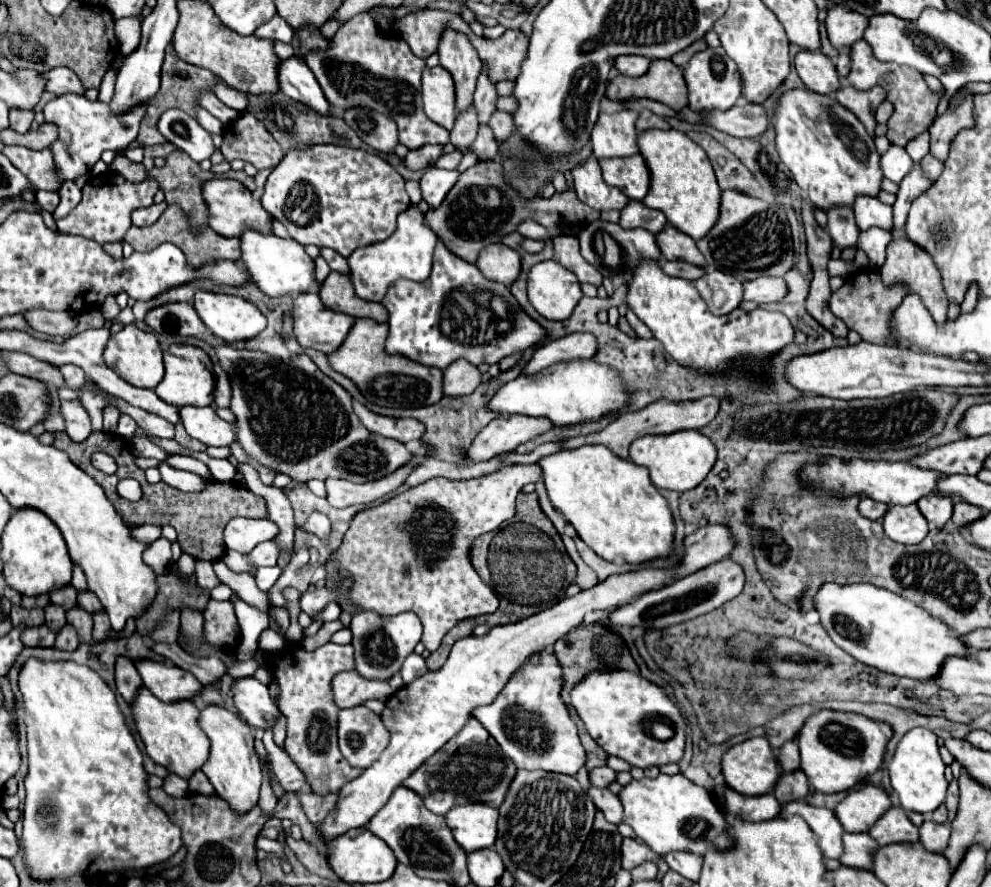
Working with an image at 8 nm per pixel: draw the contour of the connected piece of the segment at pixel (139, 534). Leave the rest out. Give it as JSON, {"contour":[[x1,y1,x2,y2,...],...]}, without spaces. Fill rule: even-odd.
{"contour":[[143,525,143,527,135,527,133,535,143,541,143,543,153,543,161,537,161,527,159,525]]}

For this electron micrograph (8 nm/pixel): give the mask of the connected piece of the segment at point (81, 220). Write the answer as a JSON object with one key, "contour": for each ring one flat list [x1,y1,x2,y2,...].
{"contour":[[107,171,85,183,81,203,65,219,57,219,55,225,61,233,89,237,101,245,111,243,111,241,123,241,123,235,131,227,131,213,139,207,153,205,153,195,157,191,159,187,153,179,145,179,143,183,135,185,115,171]]}

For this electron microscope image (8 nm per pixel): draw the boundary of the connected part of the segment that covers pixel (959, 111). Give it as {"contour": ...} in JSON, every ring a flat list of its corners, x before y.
{"contour":[[965,93,965,97,959,101,955,109,949,109,945,105,945,111,935,119,931,125,931,155,935,155,939,161,945,161,949,155,949,147,953,143,953,137,973,125,973,93]]}

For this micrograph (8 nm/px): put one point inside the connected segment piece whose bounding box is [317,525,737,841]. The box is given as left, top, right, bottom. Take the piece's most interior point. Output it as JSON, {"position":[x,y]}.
{"position":[421,717]}

